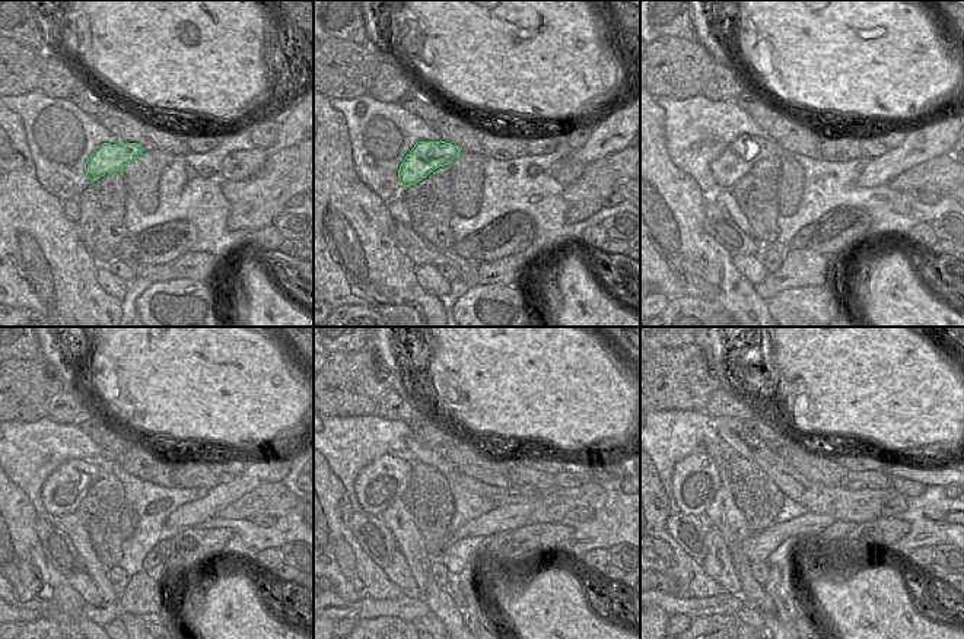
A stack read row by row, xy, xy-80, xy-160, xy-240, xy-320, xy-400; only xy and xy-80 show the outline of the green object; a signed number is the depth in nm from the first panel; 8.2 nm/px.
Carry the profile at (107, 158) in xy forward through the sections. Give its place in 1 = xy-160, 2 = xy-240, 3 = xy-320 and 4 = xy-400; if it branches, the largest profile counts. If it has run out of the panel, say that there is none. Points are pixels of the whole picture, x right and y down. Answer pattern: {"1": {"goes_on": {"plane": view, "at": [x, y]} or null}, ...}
{"1": {"goes_on": {"plane": "xy-160", "at": [745, 150]}}, "2": {"goes_on": {"plane": "xy-240", "at": [61, 493]}}, "3": {"goes_on": {"plane": "xy-320", "at": [384, 480]}}, "4": {"goes_on": {"plane": "xy-400", "at": [696, 480]}}}

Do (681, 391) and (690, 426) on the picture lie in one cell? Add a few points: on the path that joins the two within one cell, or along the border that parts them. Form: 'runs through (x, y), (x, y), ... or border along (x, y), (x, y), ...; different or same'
border along (703, 410), (655, 412); different

